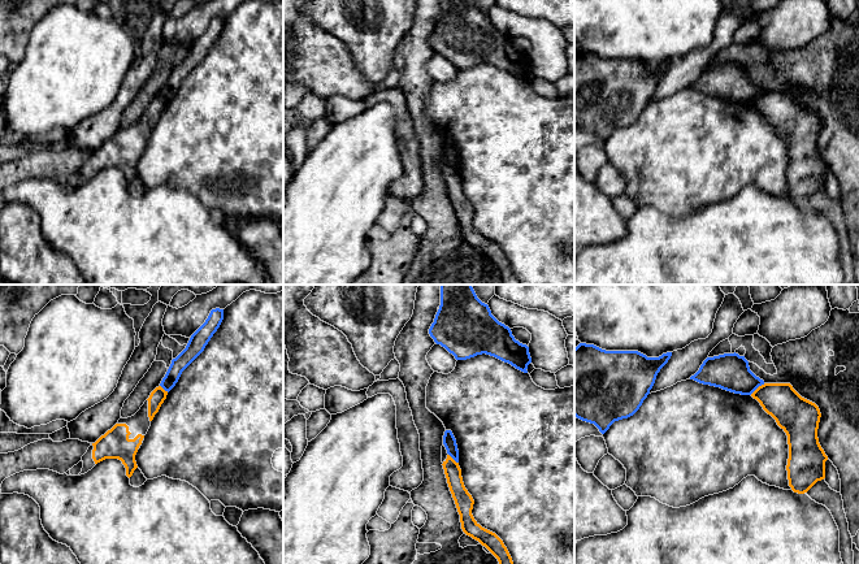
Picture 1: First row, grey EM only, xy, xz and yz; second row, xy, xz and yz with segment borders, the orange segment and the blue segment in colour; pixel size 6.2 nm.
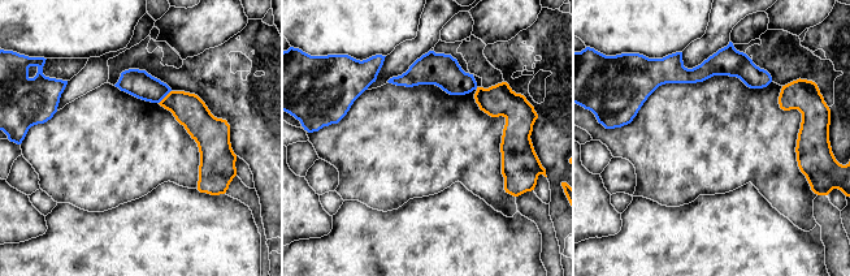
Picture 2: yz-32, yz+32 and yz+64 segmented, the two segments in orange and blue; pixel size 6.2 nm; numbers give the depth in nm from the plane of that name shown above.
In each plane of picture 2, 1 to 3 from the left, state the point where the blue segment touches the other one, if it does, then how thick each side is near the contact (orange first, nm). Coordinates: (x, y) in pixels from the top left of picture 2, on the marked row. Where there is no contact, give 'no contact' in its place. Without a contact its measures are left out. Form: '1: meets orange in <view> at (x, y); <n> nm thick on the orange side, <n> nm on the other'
1: meets orange in yz-32 at (165, 96); 200 nm thick on the orange side, 170 nm on the other
2: no contact
3: no contact

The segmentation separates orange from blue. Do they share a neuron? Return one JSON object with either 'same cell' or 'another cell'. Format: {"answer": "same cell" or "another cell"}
{"answer": "another cell"}

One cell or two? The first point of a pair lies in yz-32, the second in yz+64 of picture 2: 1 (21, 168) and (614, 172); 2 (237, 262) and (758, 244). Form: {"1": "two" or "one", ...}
{"1": "one", "2": "one"}

